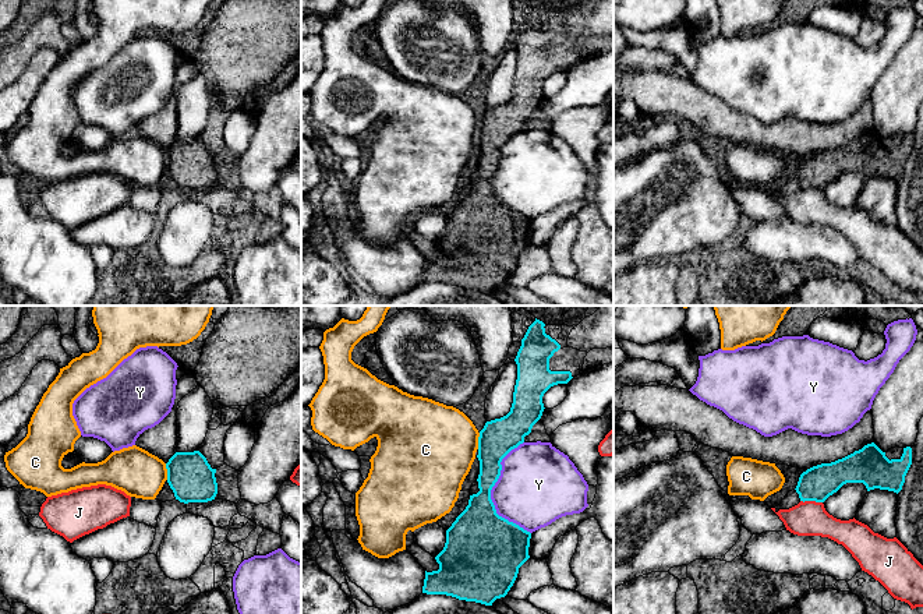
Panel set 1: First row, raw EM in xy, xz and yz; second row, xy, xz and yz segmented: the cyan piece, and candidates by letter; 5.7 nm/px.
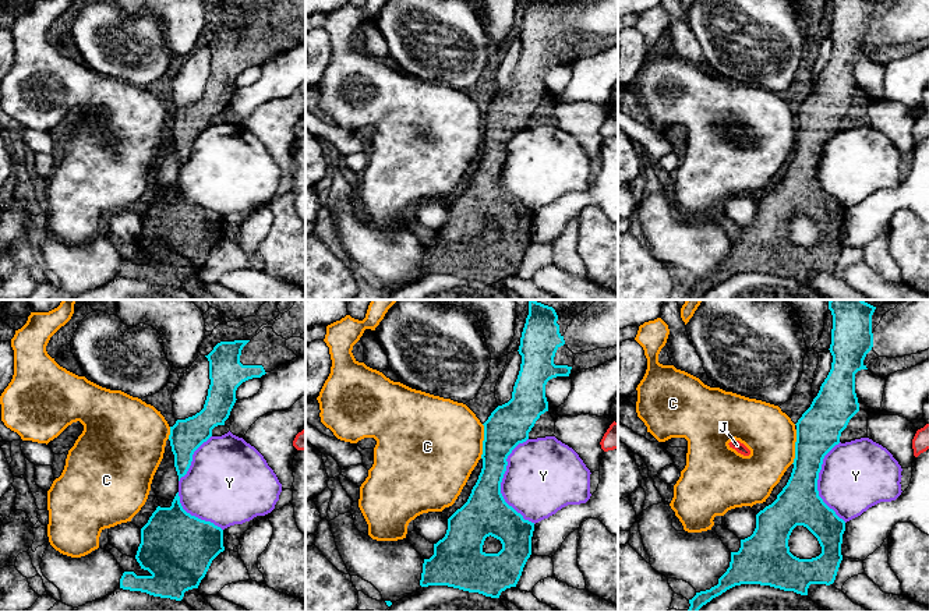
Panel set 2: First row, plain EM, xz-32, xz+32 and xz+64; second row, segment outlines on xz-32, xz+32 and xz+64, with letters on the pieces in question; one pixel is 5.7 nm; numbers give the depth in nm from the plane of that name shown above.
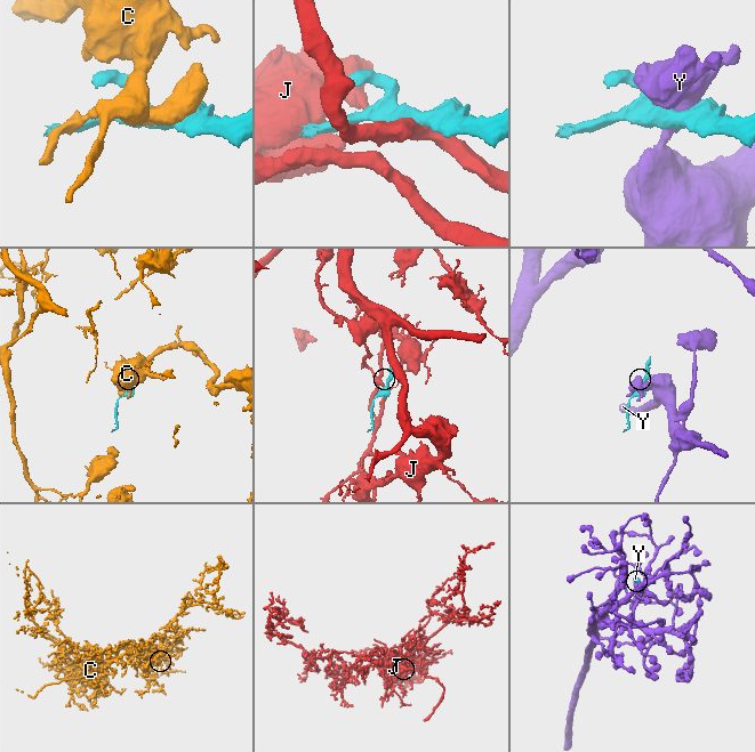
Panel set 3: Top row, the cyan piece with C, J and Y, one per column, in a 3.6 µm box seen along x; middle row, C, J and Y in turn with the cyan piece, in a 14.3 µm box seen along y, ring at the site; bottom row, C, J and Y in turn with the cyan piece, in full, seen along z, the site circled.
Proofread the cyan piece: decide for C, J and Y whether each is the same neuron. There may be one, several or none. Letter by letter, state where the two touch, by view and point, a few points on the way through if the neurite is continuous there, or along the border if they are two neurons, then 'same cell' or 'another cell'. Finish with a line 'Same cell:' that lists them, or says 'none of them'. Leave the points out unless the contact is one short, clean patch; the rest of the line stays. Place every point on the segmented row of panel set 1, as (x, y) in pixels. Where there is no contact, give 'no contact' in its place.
C: meets cyan in xy at (168, 472); another cell
J: meets cyan in yz at (812, 500); border along yz (801, 500), (821, 503); another cell
Y: meets cyan in xz at (490, 493); another cell
Same cell: none of them

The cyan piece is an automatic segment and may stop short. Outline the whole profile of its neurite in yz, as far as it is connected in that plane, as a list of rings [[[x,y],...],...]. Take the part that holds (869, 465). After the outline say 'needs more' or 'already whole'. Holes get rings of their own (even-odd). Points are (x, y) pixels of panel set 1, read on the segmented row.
[[[874,442],[831,463],[803,472],[796,493],[800,501],[824,502],[846,483],[863,483],[867,491],[880,488],[899,493],[912,465],[912,448],[903,448],[899,459],[888,459]]]; already whole

